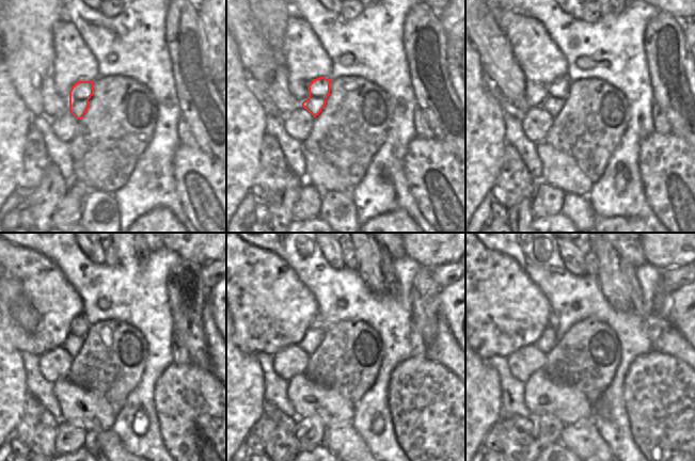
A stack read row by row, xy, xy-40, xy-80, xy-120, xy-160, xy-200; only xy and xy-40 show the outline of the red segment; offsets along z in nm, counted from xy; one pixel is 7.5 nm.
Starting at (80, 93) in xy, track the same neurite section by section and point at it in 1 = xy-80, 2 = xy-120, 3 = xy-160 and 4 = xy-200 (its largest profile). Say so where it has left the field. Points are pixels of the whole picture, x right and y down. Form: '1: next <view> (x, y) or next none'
1: next xy-80 (558, 90)
2: next xy-120 (79, 328)
3: next xy-160 (314, 335)
4: next xy-200 (548, 339)

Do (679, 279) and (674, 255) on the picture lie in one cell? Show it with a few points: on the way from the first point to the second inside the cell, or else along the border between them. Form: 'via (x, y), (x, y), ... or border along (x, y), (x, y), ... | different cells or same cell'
border along (683, 265), (664, 270) | different cells

